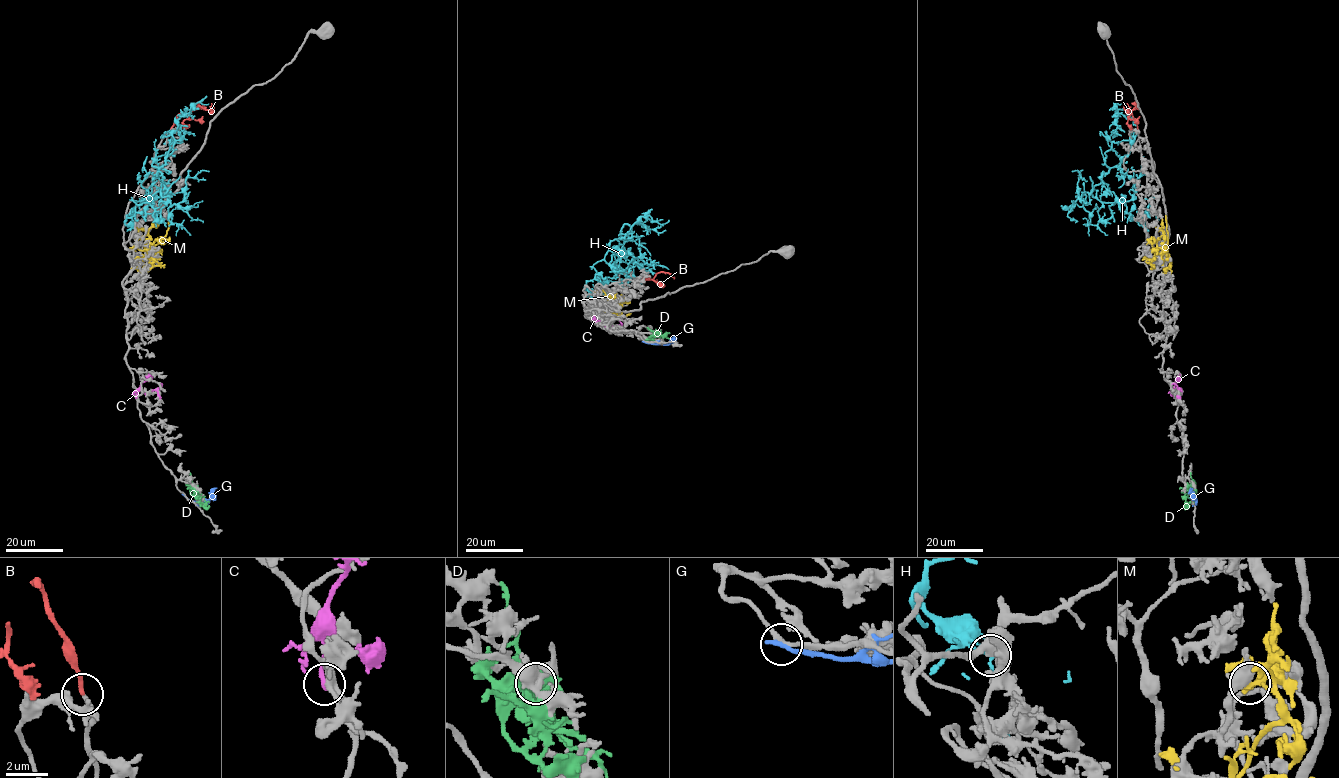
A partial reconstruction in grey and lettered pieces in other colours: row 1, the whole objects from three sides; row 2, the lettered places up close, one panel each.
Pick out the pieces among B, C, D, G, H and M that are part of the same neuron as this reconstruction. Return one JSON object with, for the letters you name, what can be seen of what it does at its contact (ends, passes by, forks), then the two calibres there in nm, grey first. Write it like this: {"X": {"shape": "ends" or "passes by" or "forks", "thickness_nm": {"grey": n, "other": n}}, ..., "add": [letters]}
{"B": {"shape": "ends", "thickness_nm": {"grey": 150, "other": 220}}, "add": ["B"]}

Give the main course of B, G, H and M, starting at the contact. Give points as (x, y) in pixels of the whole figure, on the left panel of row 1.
B: (170, 129), (179, 114), (190, 113), (199, 106), (209, 110), (211, 103)
G: (184, 495), (194, 501), (208, 500), (216, 487)
H: (135, 229), (125, 224), (133, 201), (147, 203), (164, 186), (157, 173), (178, 119), (193, 109), (181, 125)
M: (145, 230), (148, 234), (132, 247), (148, 245), (153, 253), (143, 258), (165, 264)

